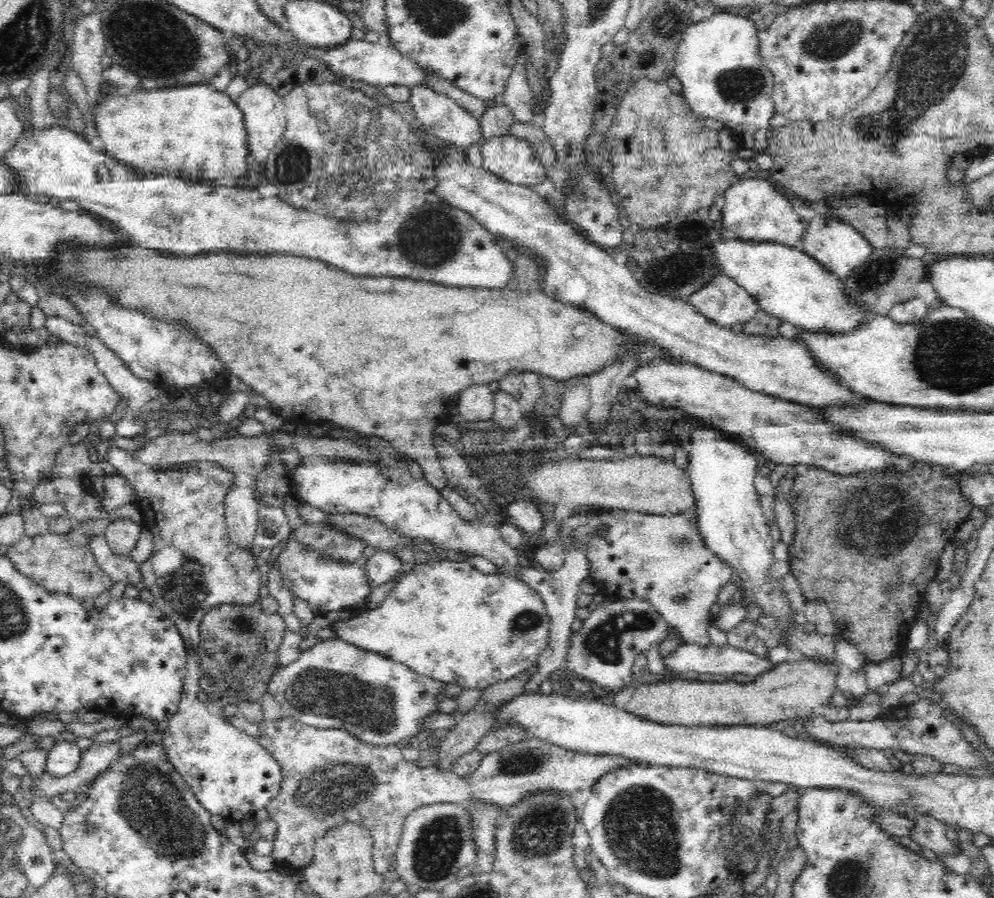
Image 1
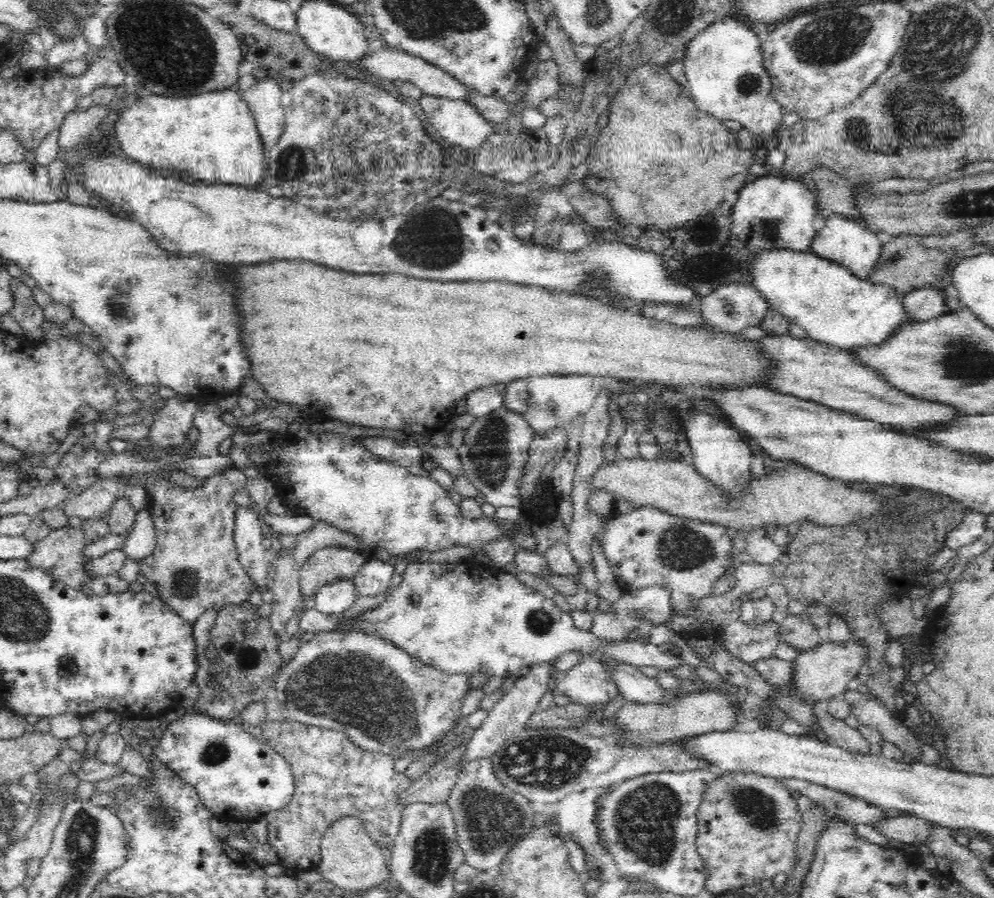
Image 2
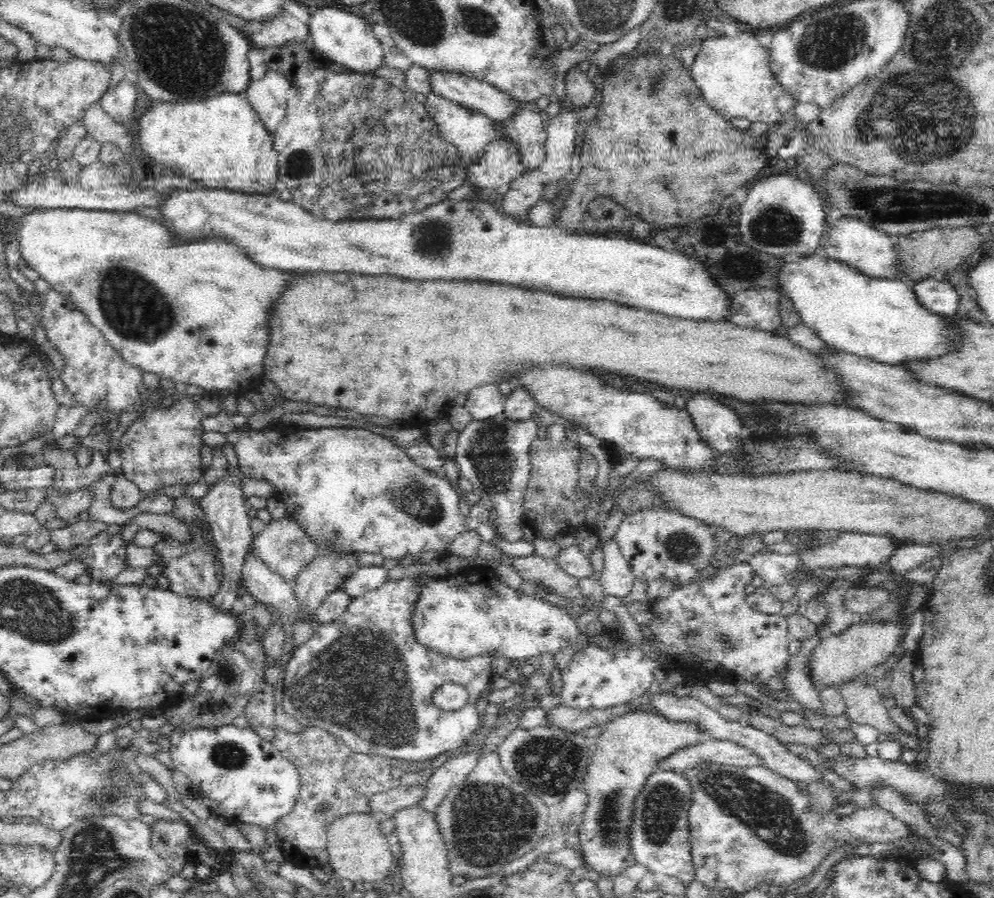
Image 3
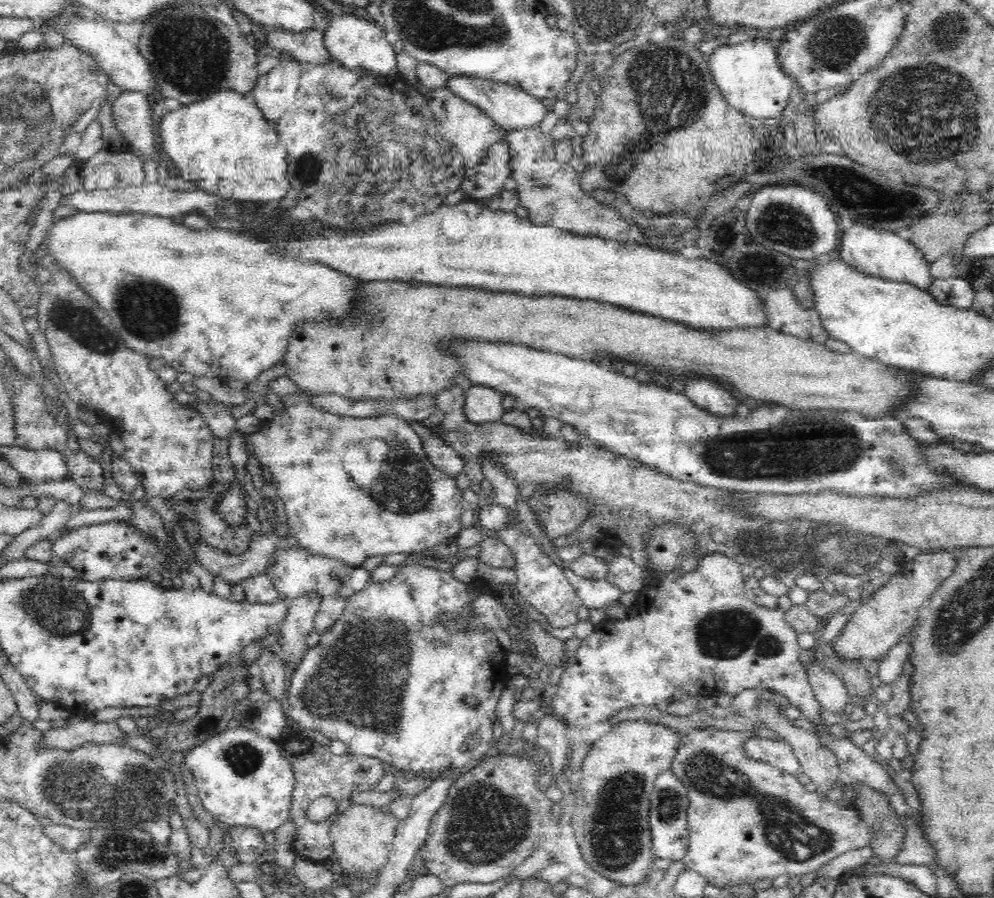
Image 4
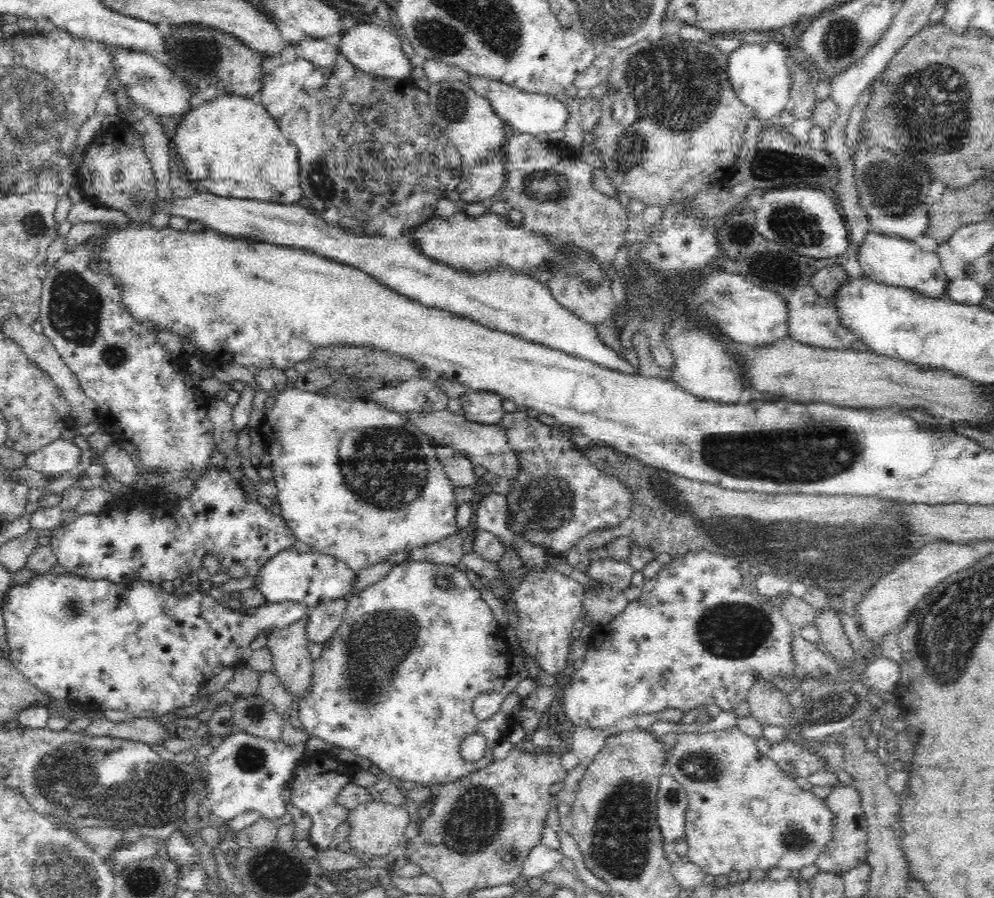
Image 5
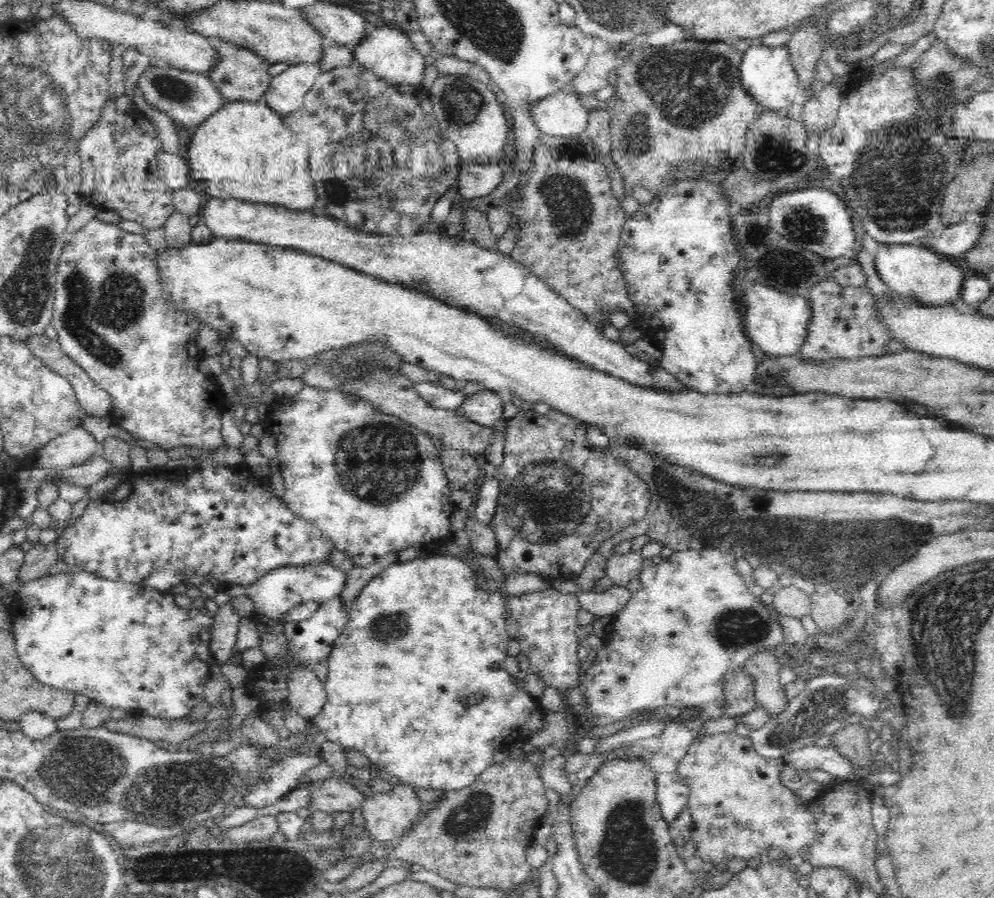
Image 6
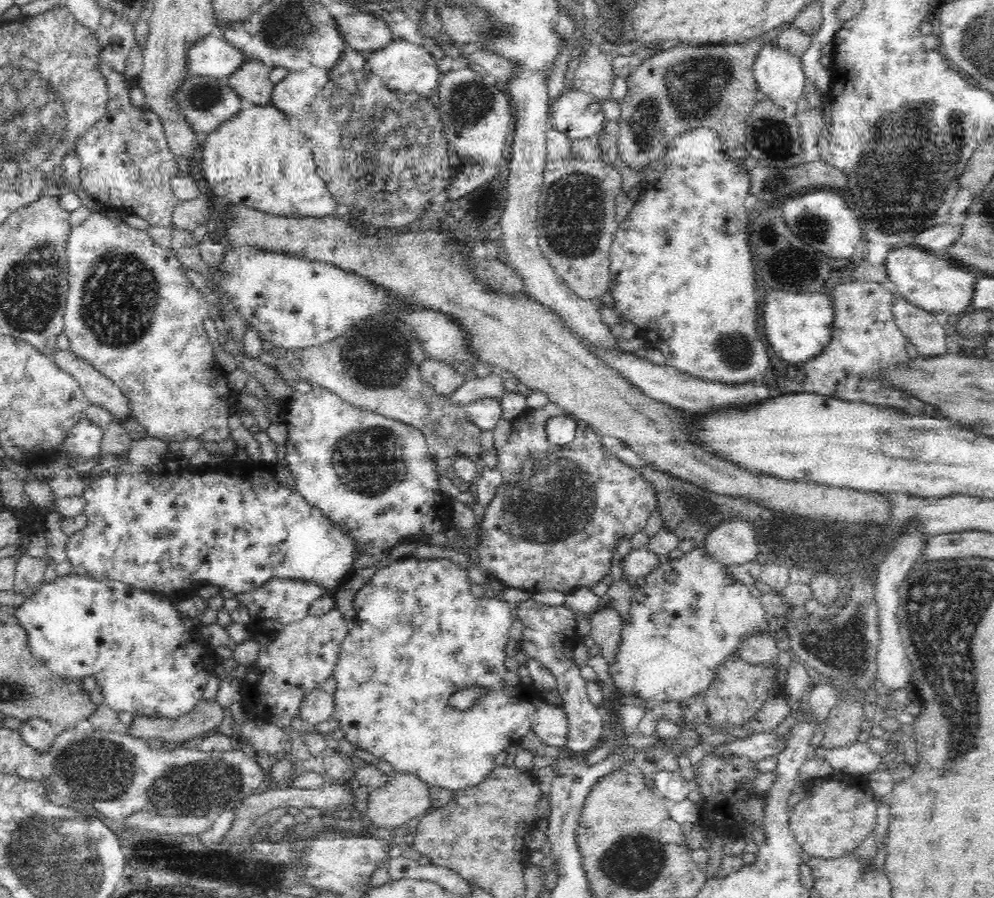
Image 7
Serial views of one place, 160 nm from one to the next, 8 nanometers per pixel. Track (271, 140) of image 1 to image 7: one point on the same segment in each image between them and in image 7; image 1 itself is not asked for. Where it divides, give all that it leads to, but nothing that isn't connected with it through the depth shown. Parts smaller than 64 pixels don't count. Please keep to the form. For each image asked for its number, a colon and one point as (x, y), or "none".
2: (264, 98)
3: (268, 95)
4: (275, 91)
5: (280, 88)
6: (287, 90)
7: (293, 94)

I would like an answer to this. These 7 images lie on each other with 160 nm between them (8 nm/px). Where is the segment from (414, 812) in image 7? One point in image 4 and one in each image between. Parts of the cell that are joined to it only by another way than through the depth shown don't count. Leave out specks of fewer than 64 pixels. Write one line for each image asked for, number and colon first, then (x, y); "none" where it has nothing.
4: (363, 836)
5: (376, 827)
6: (389, 816)

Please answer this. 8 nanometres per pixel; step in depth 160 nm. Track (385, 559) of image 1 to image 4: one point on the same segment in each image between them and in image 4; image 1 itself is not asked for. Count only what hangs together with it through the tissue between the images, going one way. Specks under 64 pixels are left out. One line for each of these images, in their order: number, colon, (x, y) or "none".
2: (374, 576)
3: (363, 579)
4: (294, 571)

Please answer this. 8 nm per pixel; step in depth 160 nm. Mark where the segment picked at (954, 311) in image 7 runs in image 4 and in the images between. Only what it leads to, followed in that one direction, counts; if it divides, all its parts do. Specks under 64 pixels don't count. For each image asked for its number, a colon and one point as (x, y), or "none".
4: (874, 252)
5: (897, 262)
6: (917, 272)

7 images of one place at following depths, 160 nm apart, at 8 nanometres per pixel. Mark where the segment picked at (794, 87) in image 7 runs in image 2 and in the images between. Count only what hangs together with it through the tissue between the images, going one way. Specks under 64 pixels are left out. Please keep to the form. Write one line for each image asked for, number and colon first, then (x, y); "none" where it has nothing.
2: (723, 64)
3: (734, 73)
4: (749, 73)
5: (761, 74)
6: (768, 74)

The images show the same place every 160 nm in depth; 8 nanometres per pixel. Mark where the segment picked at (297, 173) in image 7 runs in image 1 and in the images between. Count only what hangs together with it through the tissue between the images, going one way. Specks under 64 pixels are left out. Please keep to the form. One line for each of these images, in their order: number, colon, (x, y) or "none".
1: (192, 132)
2: (214, 135)
3: (223, 138)
4: (225, 136)
5: (231, 135)
6: (244, 140)

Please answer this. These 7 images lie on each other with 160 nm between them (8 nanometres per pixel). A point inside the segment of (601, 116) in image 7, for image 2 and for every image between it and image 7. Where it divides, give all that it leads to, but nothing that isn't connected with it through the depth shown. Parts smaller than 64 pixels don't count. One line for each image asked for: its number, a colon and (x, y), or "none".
2: (388, 63)
3: (478, 95)
4: (512, 109)
5: (533, 113)
6: (562, 114)

